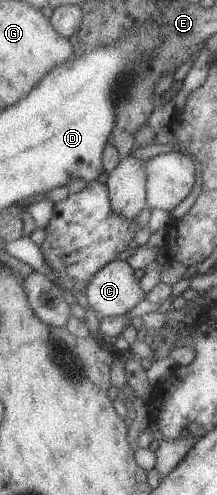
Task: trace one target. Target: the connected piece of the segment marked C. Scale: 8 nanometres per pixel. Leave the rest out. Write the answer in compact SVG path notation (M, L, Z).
M115 259L105 264L90 278L84 295L90 309L102 316L122 316L145 298L133 268Z

